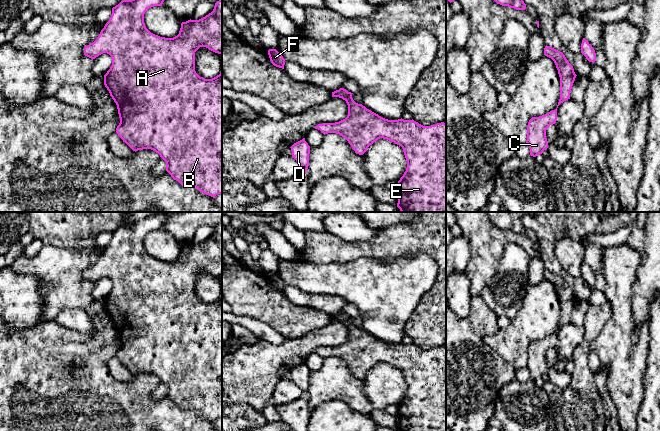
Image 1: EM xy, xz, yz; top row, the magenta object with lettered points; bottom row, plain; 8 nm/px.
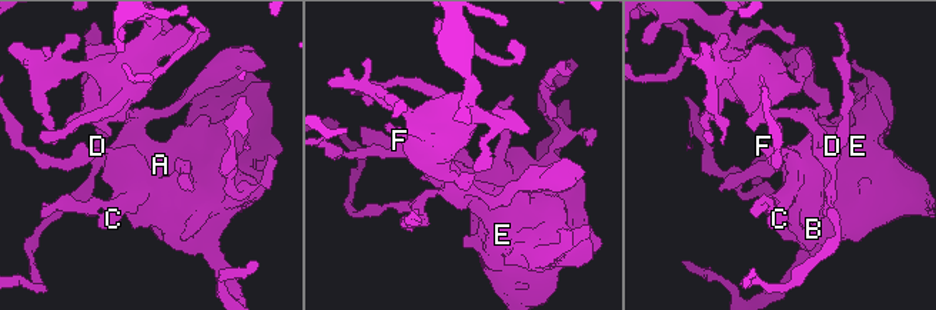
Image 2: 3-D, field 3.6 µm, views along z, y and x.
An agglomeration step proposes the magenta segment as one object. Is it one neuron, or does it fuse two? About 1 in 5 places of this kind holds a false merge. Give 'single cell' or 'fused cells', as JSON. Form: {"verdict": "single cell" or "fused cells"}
{"verdict": "single cell"}

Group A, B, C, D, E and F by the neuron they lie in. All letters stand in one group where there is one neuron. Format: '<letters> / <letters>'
A B C D E F

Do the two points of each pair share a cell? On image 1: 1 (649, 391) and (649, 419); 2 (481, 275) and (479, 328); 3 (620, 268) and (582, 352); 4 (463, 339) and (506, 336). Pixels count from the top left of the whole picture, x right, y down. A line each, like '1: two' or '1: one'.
1: one
2: two
3: two
4: two

